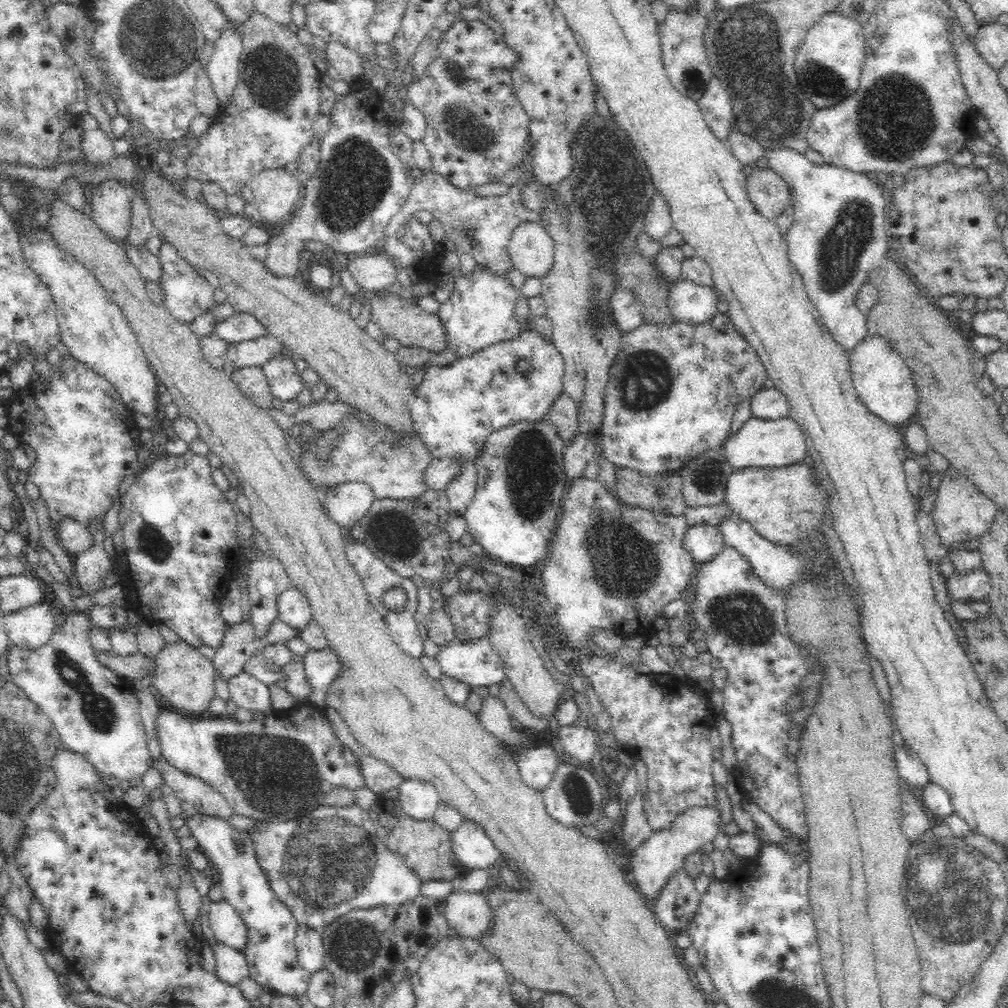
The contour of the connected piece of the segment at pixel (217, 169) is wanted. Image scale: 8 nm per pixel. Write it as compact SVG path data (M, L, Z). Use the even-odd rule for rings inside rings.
M256 10L239 32L243 49L232 104L222 117L212 118L209 130L185 159L187 177L218 183L231 195L239 195L260 171L297 162L304 145L312 140L312 122L321 116L322 104L322 75L297 34Z

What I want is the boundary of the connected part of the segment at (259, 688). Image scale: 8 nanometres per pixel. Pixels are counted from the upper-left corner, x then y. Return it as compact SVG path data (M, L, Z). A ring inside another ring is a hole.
M242 671L227 681L229 696L237 708L250 710L255 716L273 712L269 686Z

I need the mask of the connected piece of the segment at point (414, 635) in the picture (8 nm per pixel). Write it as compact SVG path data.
M408 610L399 614L388 611L383 620L386 621L391 637L400 649L408 653L413 659L418 659L423 655L423 640L418 633L418 624L415 621L414 613Z

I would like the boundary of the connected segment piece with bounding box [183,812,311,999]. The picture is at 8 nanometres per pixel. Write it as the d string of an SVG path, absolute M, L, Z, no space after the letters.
M183 812L185 824L192 830L192 836L198 840L199 850L206 856L207 860L213 864L212 871L217 871L220 875L219 885L222 888L224 900L228 901L243 918L248 927L249 942L246 961L250 969L249 977L262 988L271 988L275 994L290 995L295 997L304 996L310 983L311 976L297 960L296 934L298 934L298 921L294 915L282 904L273 894L272 889L267 885L266 877L256 860L254 847L246 831L234 828L227 819L220 817L196 813L188 815Z

